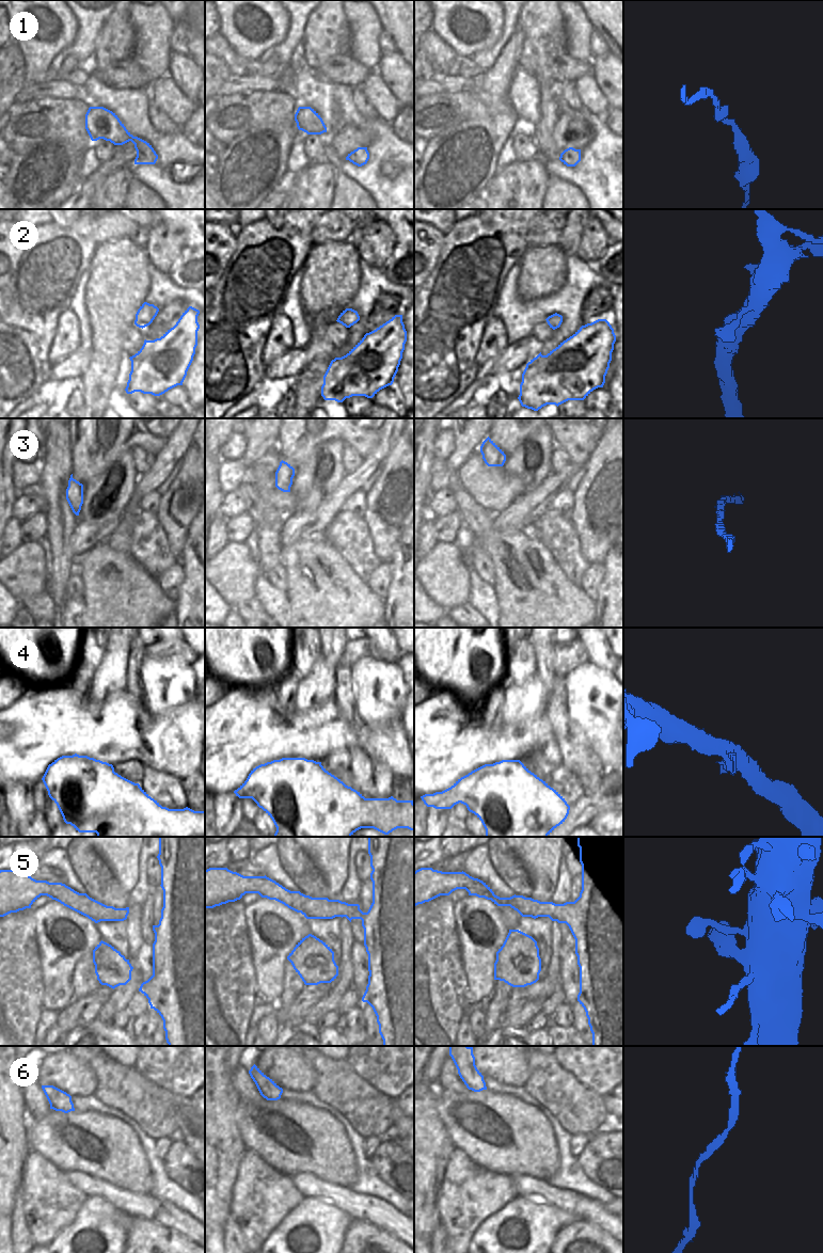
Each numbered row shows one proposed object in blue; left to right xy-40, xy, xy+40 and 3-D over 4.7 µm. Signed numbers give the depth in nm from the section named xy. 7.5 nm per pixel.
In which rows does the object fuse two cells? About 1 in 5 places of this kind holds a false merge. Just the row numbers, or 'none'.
none

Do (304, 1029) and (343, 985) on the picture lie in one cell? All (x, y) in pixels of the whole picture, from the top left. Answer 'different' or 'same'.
different

